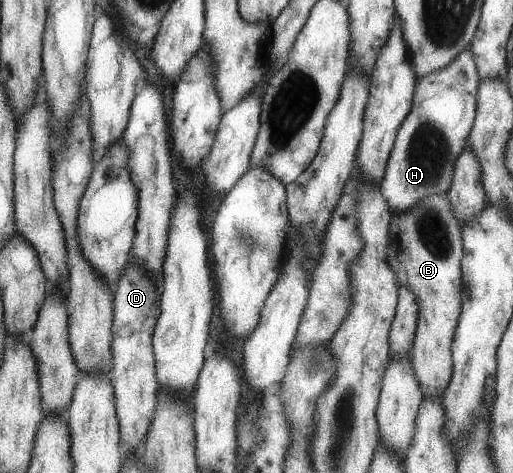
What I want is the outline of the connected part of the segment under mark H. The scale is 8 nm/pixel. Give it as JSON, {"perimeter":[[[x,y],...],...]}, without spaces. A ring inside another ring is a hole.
{"perimeter":[[[469,45],[465,46],[445,68],[439,68],[435,72],[427,72],[424,76],[416,78],[411,108],[401,124],[397,126],[383,178],[379,182],[381,195],[385,198],[385,203],[389,206],[391,213],[399,212],[401,214],[401,212],[413,208],[413,204],[417,204],[417,200],[421,200],[421,196],[429,196],[433,192],[447,193],[449,189],[453,162],[459,156],[459,152],[465,148],[476,110],[479,79],[475,58],[473,58],[469,47]]]}

